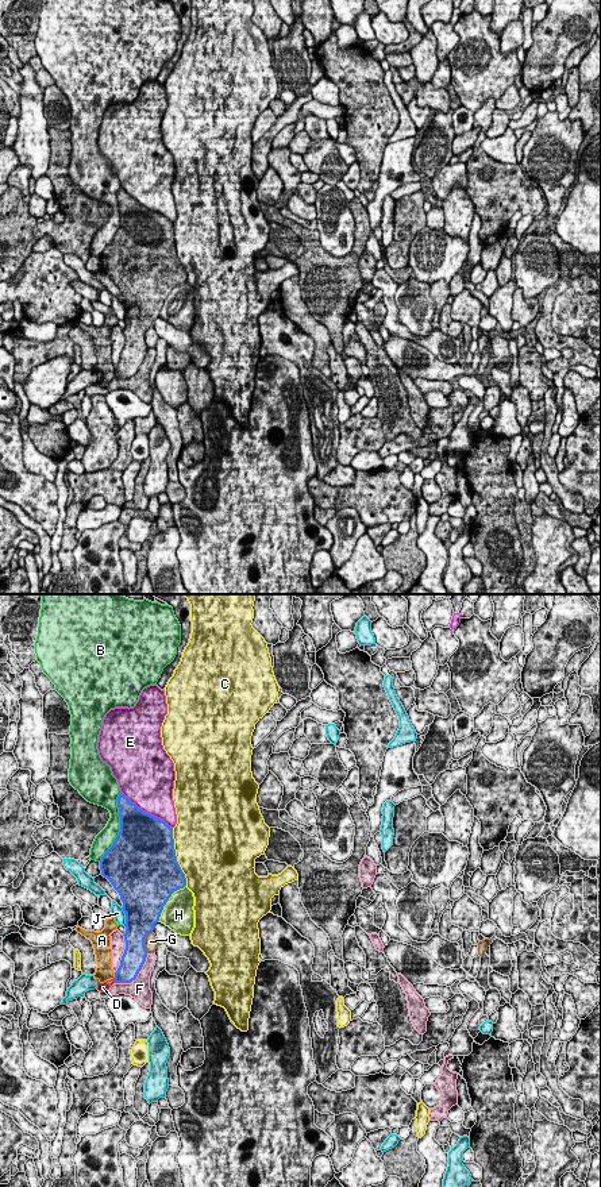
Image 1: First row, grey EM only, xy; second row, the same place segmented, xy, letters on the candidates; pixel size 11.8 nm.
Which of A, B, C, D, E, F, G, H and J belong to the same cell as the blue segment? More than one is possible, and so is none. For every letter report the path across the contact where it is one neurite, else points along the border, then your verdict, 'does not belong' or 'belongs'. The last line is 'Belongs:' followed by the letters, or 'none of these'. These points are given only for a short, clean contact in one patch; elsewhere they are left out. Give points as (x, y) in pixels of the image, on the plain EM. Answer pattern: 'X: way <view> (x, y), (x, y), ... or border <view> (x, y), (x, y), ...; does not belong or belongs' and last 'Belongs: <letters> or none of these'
A: does not belong
B: does not belong
C: does not belong
D: border xy (114, 373), (115, 377); does not belong
E: does not belong
F: does not belong
G: does not belong
H: does not belong
J: does not belong
Belongs: none of these

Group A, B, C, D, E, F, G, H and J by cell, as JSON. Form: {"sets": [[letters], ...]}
{"sets": [["A", "D"], ["B"], ["C"], ["E"], ["F"], ["G"], ["H"], ["J"]]}

